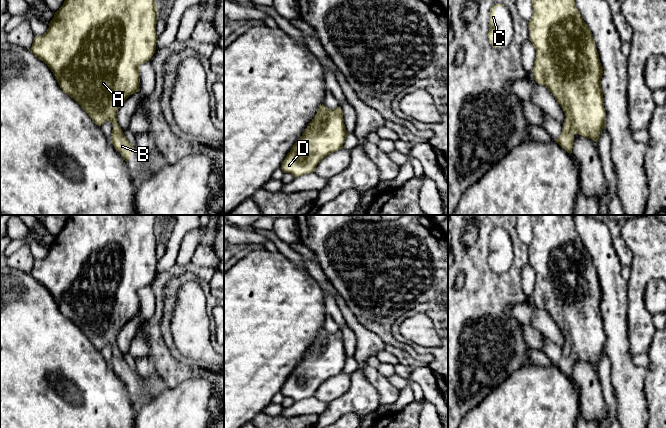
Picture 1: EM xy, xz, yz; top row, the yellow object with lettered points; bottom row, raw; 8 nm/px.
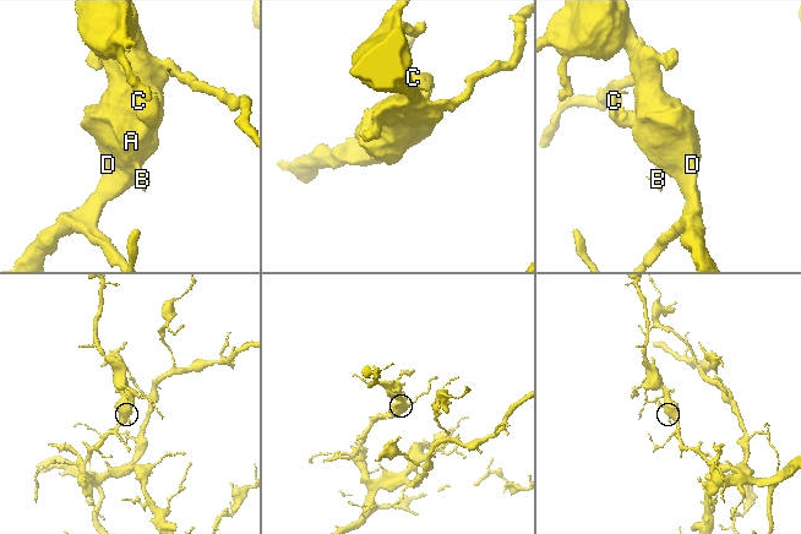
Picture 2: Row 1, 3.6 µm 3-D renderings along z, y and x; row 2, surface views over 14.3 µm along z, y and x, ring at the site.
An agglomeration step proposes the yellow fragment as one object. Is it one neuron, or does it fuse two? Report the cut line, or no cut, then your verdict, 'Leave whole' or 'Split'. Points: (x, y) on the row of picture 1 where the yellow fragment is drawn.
No split. Leave whole

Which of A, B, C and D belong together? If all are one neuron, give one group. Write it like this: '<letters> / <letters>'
A B C D

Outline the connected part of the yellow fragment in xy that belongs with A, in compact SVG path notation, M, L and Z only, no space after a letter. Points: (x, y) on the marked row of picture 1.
M65 0L55 12L47 32L35 36L31 52L53 72L63 92L73 98L99 126L109 121L113 124L111 143L126 162L135 150L117 123L117 112L125 100L139 92L139 66L149 61L155 53L156 0Z

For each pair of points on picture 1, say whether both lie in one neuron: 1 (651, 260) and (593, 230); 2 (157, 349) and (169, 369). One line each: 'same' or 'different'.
1: different
2: same

